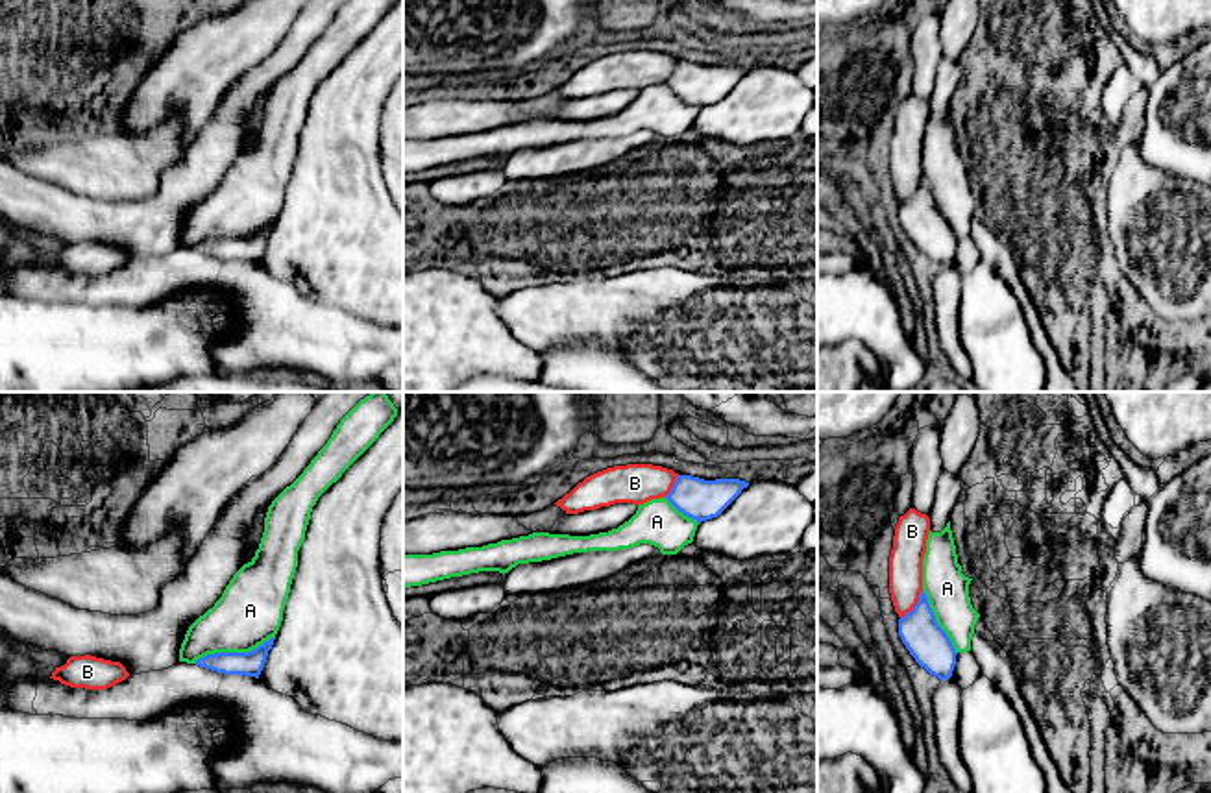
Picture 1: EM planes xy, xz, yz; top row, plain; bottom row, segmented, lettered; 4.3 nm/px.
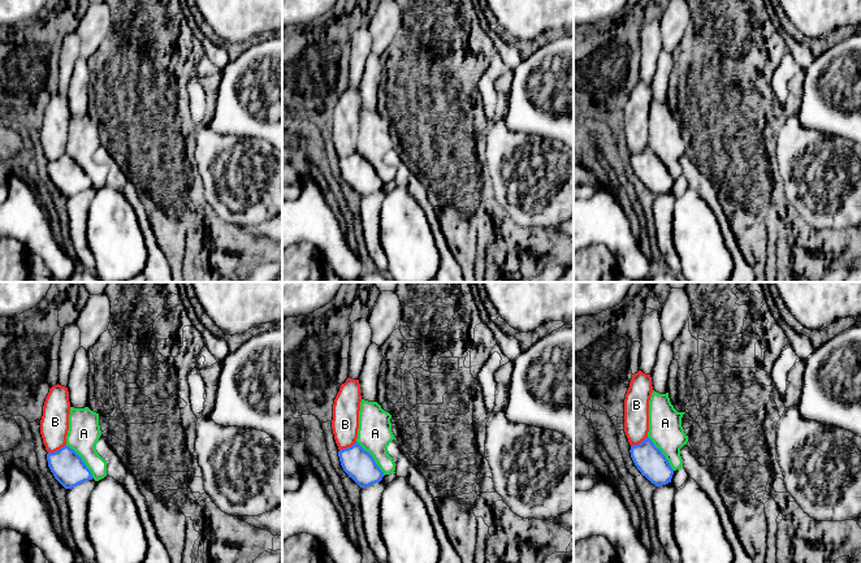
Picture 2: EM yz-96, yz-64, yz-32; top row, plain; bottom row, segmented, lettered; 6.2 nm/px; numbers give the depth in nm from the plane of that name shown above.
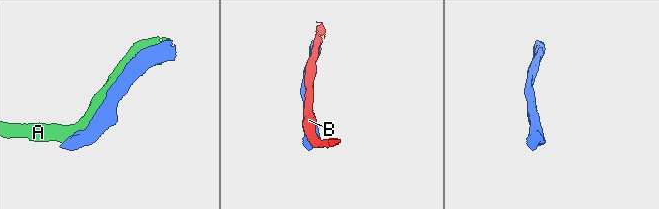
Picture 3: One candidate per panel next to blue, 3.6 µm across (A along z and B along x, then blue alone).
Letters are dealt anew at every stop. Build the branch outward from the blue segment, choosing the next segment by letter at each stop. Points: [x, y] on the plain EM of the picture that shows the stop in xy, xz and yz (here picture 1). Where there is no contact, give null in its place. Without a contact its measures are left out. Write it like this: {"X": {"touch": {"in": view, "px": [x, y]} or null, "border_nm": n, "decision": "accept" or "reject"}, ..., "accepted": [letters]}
{"A": {"touch": {"in": "xy", "px": [233, 239]}, "border_nm": 360, "decision": "reject"}, "B": {"touch": {"in": "yz", "px": [916, 191]}, "border_nm": 160, "decision": "reject"}, "accepted": []}

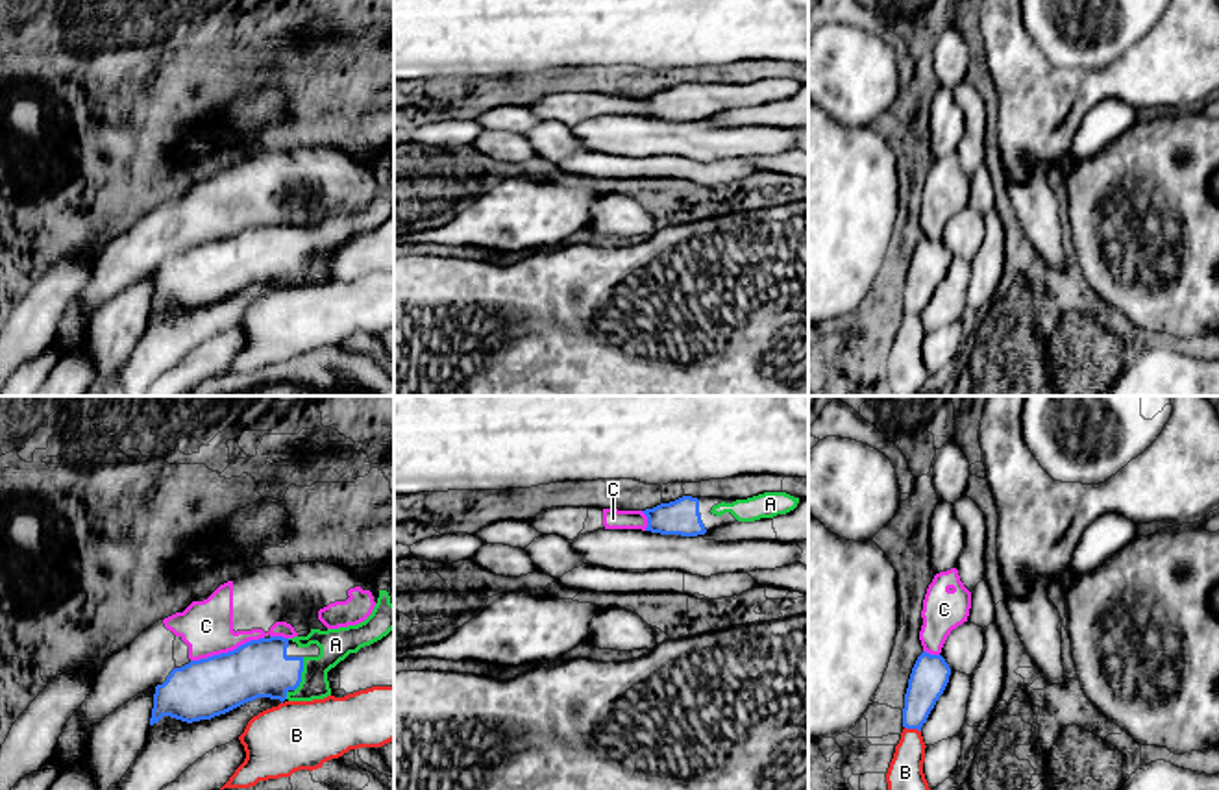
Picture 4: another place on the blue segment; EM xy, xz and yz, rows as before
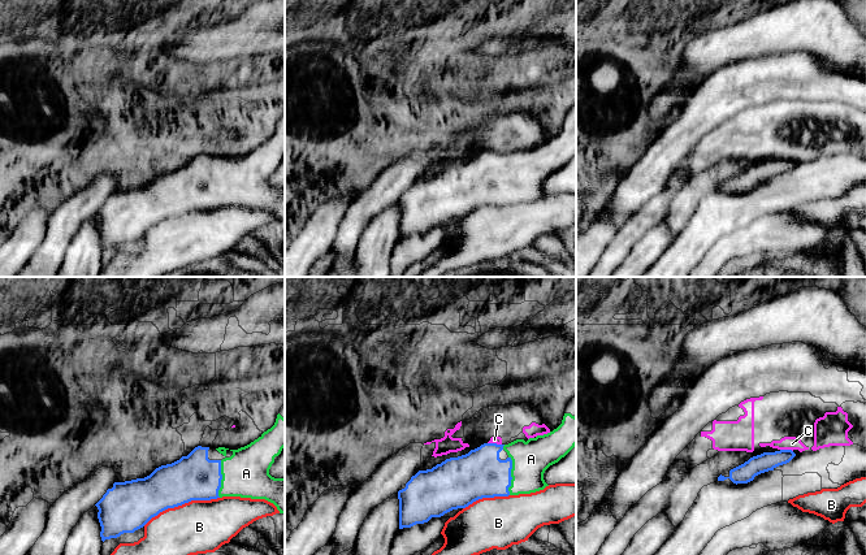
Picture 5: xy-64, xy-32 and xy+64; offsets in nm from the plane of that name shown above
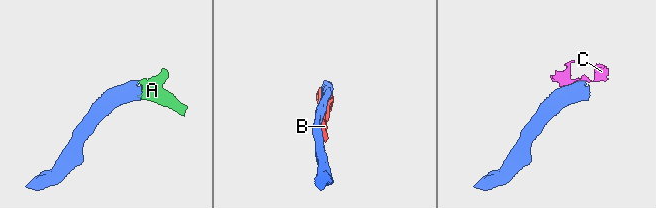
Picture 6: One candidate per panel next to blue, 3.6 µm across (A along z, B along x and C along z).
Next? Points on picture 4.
{"A": {"touch": {"in": "xy", "px": [300, 259]}, "border_nm": 160, "decision": "accept"}, "B": {"touch": {"in": "yz", "px": [912, 313]}, "border_nm": 80, "decision": "reject"}, "C": {"touch": {"in": "xy", "px": [228, 237]}, "border_nm": 340, "decision": "reject"}, "accepted": ["A"]}

